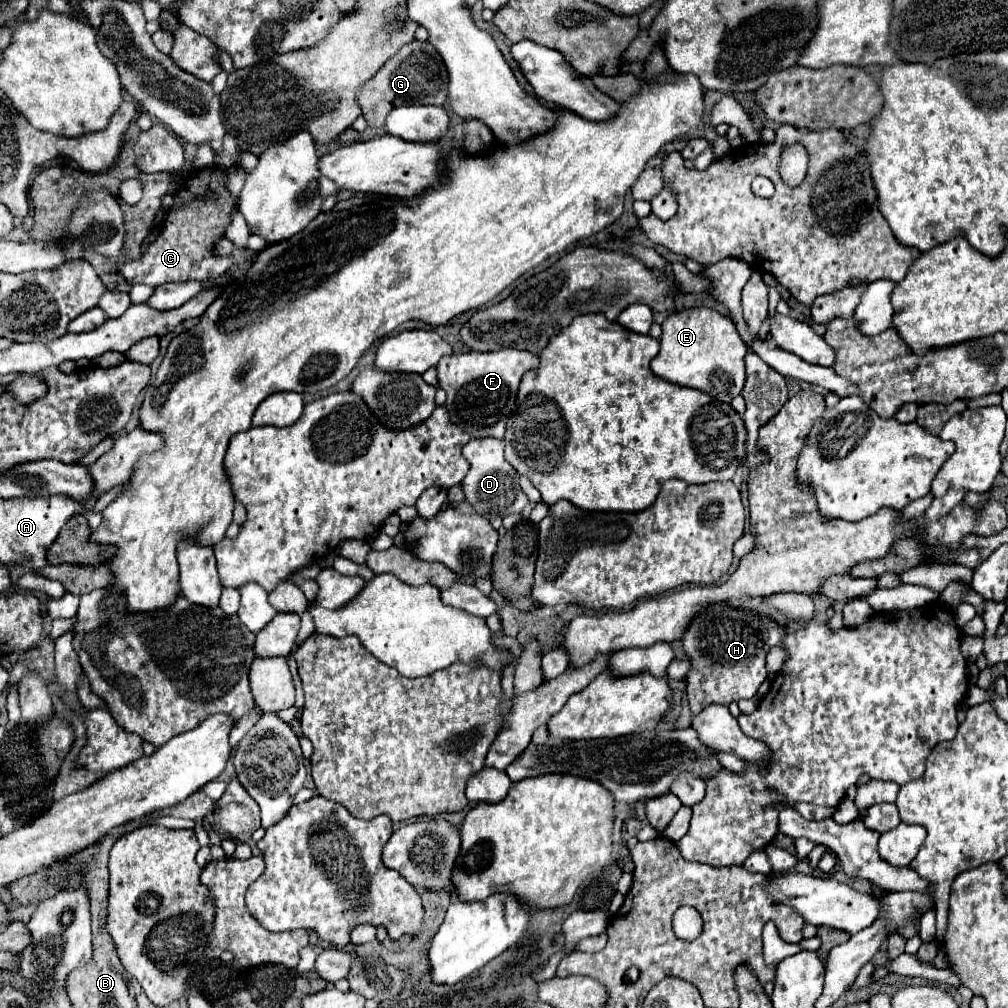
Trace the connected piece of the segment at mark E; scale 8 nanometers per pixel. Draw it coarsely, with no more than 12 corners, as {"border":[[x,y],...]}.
{"border":[[706,306],[662,322],[656,376],[720,402],[742,392],[746,344]]}

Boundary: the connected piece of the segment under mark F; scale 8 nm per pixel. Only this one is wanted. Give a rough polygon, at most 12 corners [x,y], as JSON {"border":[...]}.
{"border":[[526,350],[444,356],[438,386],[452,422],[502,438]]}

